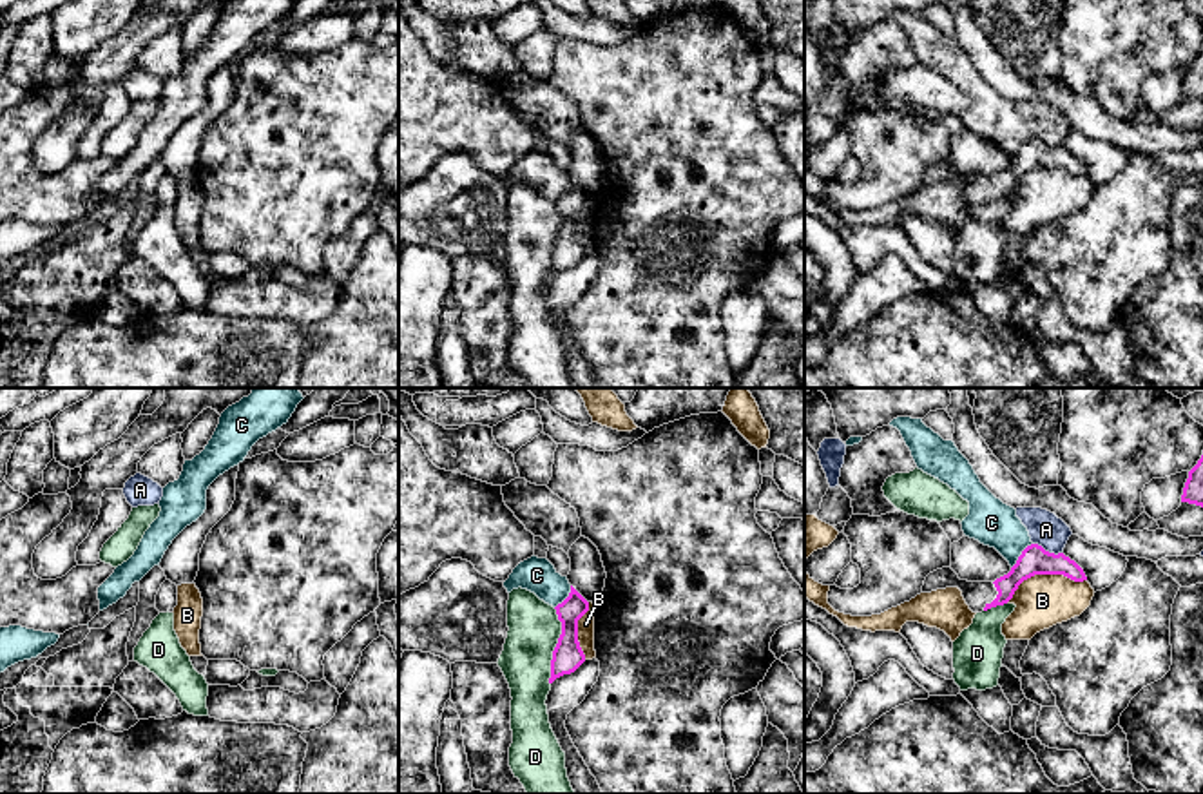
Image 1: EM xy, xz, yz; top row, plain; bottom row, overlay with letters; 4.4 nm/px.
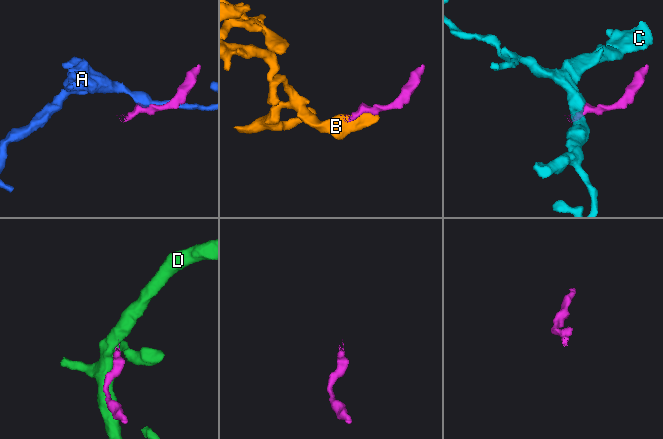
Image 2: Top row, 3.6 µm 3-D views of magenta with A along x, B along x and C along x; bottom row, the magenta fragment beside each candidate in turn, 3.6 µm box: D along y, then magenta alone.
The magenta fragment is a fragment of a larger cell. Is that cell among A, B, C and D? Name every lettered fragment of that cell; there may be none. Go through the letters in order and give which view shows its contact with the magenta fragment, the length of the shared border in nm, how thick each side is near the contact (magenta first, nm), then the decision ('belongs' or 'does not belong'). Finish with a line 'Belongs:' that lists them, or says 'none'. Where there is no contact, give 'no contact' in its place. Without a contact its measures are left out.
A: yz | 140 nm | 130/150 nm | does not belong
B: yz | 380 nm | 130/240 nm | does not belong
C: yz | 150 nm | 130/200 nm | does not belong
D: xz | 340 nm | 140/220 nm | does not belong
Belongs: none

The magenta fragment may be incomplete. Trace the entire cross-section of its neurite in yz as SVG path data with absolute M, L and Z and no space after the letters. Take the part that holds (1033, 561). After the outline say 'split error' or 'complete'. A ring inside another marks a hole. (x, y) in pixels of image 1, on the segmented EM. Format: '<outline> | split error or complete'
M1031 544L1022 551L1011 571L995 582L960 580L951 567L942 567L926 576L922 593L958 587L969 609L982 613L1007 604L1018 586L1035 575L1063 575L1074 582L1087 580L1083 569L1063 553L1054 555L1038 544Z | split error

